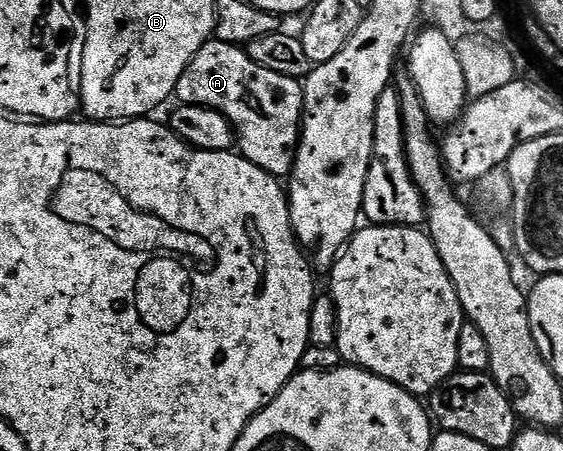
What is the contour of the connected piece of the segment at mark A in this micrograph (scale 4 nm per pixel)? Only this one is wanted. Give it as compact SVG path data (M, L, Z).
M212 38L180 74L174 96L182 104L198 104L224 114L234 127L236 148L245 160L269 176L289 177L302 132L303 85L299 81L264 70L239 45Z

